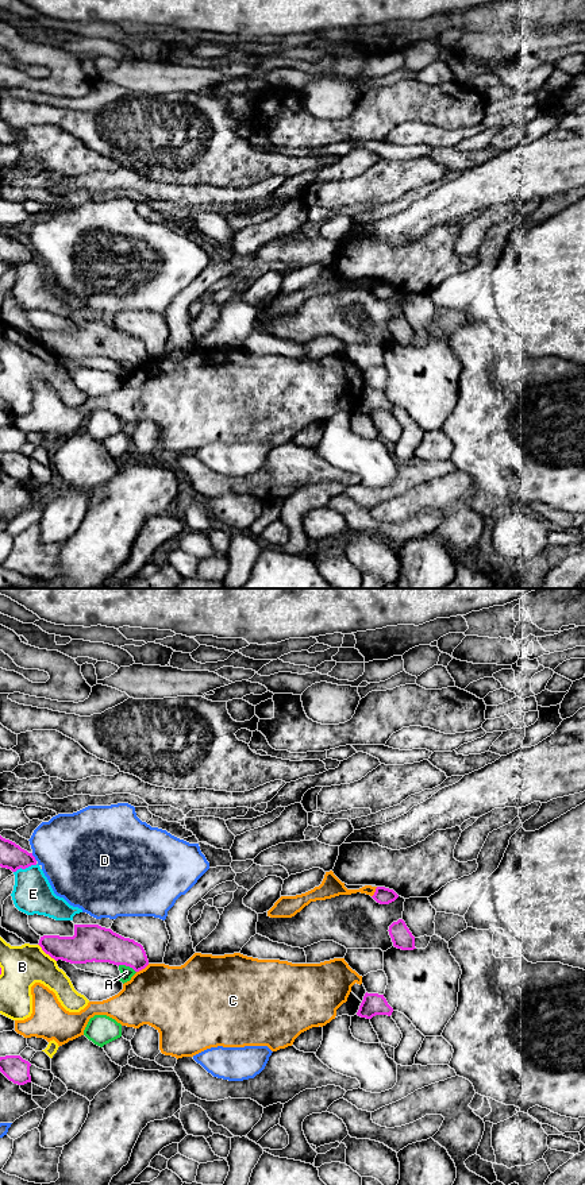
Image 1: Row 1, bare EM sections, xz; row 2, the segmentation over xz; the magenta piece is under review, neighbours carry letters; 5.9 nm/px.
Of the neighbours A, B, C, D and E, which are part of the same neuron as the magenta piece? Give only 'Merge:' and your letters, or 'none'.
Merge: none

